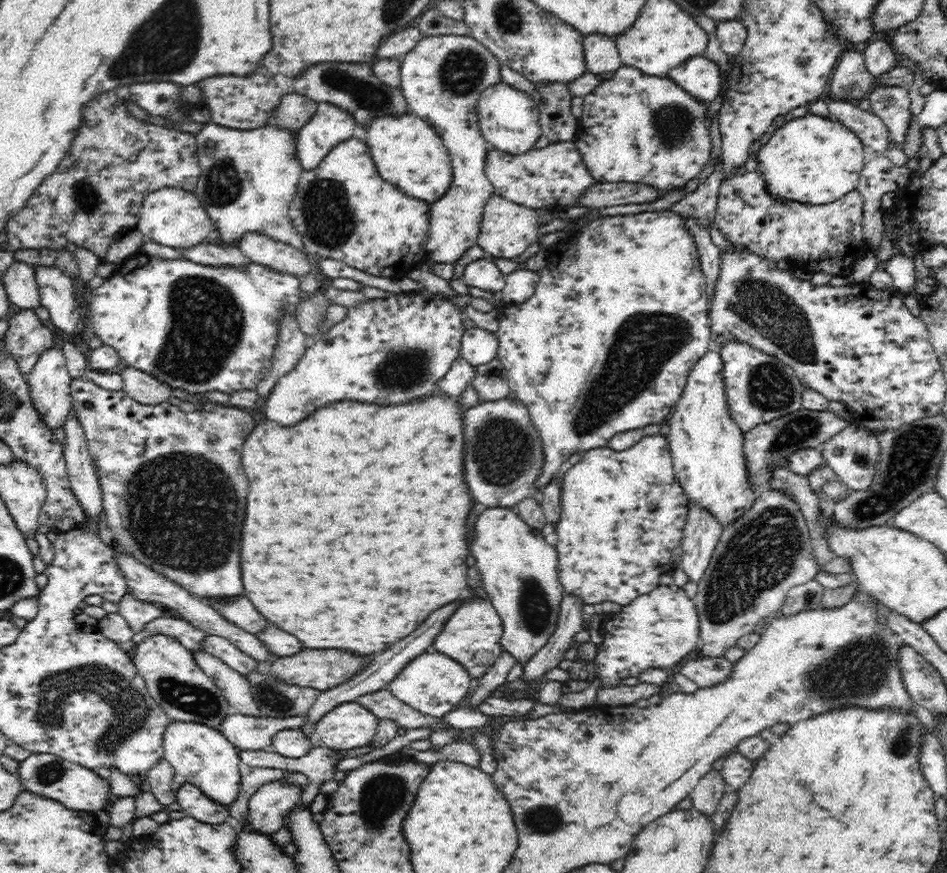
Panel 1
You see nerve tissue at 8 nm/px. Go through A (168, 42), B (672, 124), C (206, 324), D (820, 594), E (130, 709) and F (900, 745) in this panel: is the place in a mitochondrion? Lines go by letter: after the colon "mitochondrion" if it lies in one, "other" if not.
A: mitochondrion
B: mitochondrion
C: mitochondrion
D: other
E: mitochondrion
F: mitochondrion

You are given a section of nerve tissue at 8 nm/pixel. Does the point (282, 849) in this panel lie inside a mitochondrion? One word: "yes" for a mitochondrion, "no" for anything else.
no

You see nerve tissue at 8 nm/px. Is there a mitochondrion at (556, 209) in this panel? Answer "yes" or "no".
no

